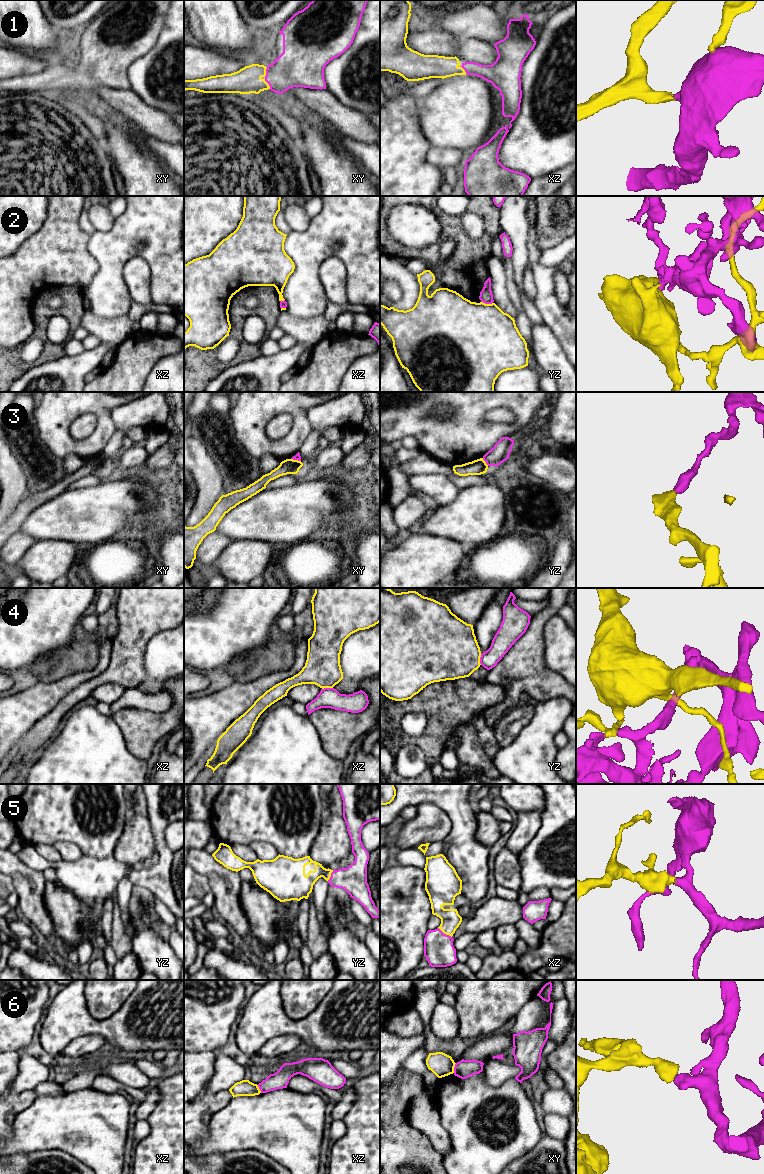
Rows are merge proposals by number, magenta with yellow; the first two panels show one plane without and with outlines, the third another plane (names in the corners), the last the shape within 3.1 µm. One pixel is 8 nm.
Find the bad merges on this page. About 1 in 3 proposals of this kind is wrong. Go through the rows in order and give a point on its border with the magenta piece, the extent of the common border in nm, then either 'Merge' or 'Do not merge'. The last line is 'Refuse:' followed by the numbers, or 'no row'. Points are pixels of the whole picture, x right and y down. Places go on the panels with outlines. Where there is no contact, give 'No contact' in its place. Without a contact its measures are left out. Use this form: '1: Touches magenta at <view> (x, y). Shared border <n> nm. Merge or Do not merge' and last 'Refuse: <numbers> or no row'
1: Touches magenta at xy (266, 71). Shared border 90 nm. Merge
2: Touches magenta at yz (487, 303). Shared border 100 nm. Merge
3: Touches magenta at yz (485, 461). Shared border 80 nm. Do not merge
4: Touches magenta at yz (480, 659). Shared border 100 nm. Merge
5: Touches magenta at xz (445, 934). Shared border 140 nm. Merge
6: Touches magenta at xy (454, 1068). Shared border 80 nm. Do not merge
Refuse: 3, 6

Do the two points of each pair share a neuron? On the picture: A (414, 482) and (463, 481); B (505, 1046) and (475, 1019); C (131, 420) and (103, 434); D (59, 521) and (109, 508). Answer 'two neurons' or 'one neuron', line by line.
A: two neurons
B: two neurons
C: two neurons
D: one neuron

